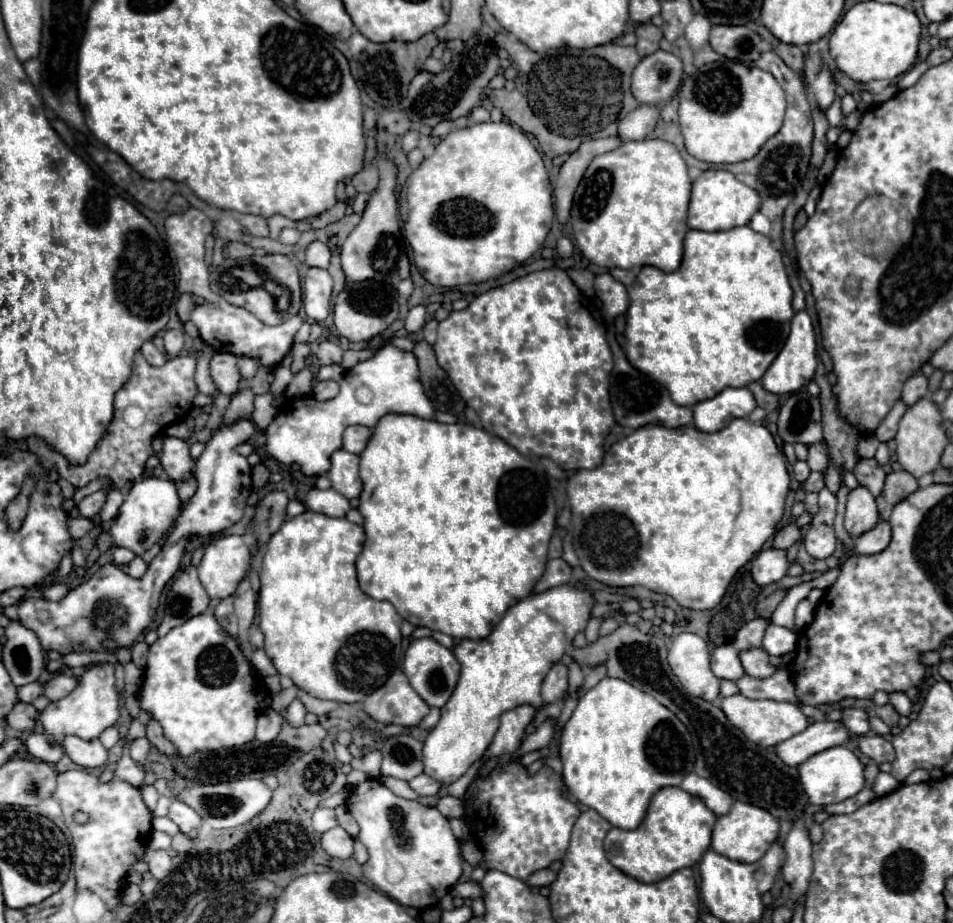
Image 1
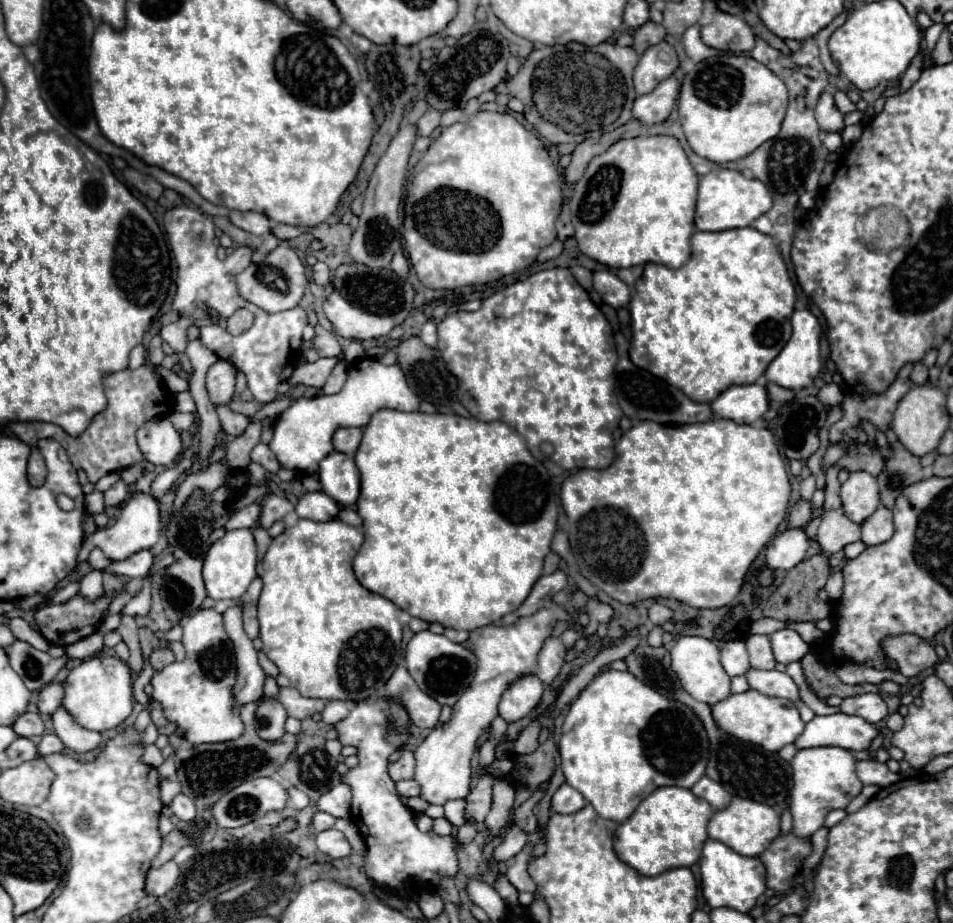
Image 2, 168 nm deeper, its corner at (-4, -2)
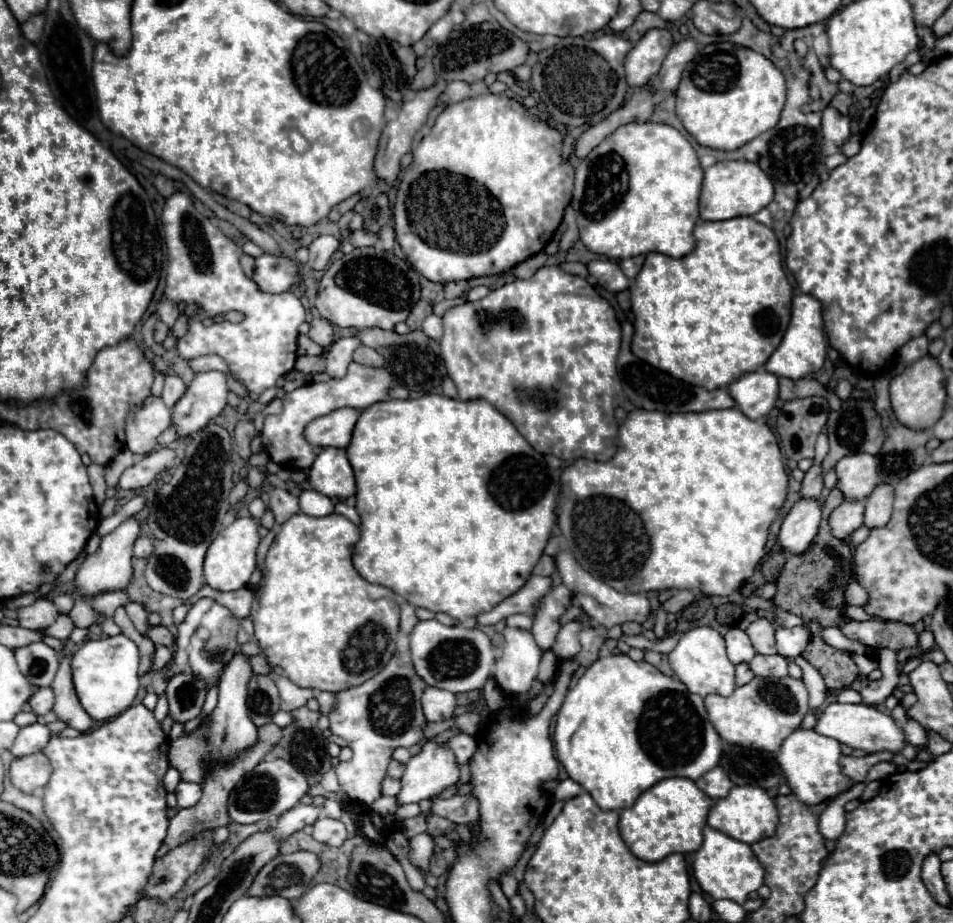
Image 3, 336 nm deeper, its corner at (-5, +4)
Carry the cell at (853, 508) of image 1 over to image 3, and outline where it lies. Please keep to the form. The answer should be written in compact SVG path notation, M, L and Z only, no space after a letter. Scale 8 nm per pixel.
M853 454L849 458L841 458L835 472L839 478L837 488L843 492L845 500L863 502L879 484L877 460L871 454Z

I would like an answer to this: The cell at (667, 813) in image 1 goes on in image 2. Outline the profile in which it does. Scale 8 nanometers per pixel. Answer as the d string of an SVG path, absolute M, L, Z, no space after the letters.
M678 786L658 788L640 802L626 822L618 824L614 850L622 862L644 876L658 876L670 868L692 866L700 858L704 840L708 840L706 826L712 816L712 806L690 790Z

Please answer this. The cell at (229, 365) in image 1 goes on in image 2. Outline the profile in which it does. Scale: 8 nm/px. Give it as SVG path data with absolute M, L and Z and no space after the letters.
M218 360L206 374L206 390L214 406L228 404L236 386L236 368L228 360Z

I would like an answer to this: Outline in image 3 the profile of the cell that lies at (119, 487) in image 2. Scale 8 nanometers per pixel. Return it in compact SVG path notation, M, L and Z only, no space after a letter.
M157 450L145 456L139 464L133 464L127 468L119 478L119 488L123 490L139 490L143 486L149 486L161 468L173 466L175 452L173 450Z

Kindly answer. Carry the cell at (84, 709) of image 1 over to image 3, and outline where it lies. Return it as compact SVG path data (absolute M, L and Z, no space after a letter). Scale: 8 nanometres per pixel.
M125 634L101 640L87 640L71 658L71 672L77 698L85 712L97 722L115 718L133 704L139 690L137 670L139 650Z

